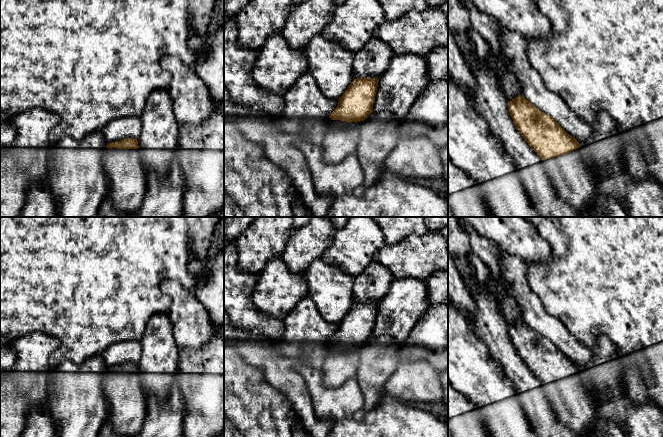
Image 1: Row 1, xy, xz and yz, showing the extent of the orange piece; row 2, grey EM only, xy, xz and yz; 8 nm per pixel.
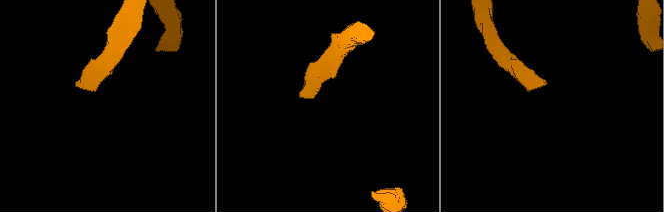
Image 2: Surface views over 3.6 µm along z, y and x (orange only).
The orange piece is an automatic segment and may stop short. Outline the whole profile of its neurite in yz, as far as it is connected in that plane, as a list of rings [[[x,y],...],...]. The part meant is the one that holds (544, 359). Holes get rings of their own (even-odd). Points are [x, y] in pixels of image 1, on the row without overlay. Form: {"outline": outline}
{"outline": [[[523,319],[508,325],[508,335],[521,360],[542,383],[543,392],[559,422],[577,435],[590,432],[596,436],[597,421],[603,416],[598,412],[589,391],[582,383],[578,374],[581,370],[576,362],[569,359],[552,341],[536,332]]]}

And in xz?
{"outline": [[[357,302],[339,322],[328,348],[340,354],[358,353],[373,334],[378,302]]]}

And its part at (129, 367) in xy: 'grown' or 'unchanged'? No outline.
grown

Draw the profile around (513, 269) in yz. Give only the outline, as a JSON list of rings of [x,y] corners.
[[[499,249],[499,263],[505,281],[511,285],[518,304],[523,310],[522,319],[540,335],[552,341],[572,361],[582,365],[590,362],[593,358],[591,350],[574,338],[557,318],[546,312],[541,300],[529,287],[525,263],[518,257],[501,249]]]

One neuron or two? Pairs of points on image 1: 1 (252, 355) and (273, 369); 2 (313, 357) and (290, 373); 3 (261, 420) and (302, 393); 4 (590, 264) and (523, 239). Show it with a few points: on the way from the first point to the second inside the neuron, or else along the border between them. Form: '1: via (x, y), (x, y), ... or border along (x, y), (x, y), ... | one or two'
1: via (257, 355), (268, 364) | one
2: border along (281, 354), (287, 357), (299, 358), (304, 362) | two
3: border along (272, 386), (289, 401), (298, 423) | two
4: border along (537, 229), (549, 245), (550, 257), (531, 263) | two

